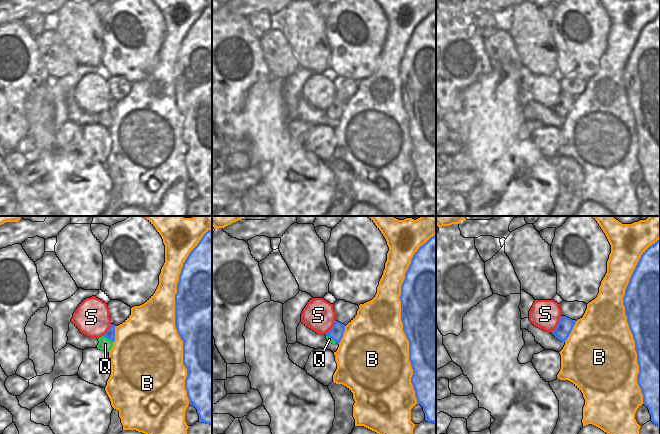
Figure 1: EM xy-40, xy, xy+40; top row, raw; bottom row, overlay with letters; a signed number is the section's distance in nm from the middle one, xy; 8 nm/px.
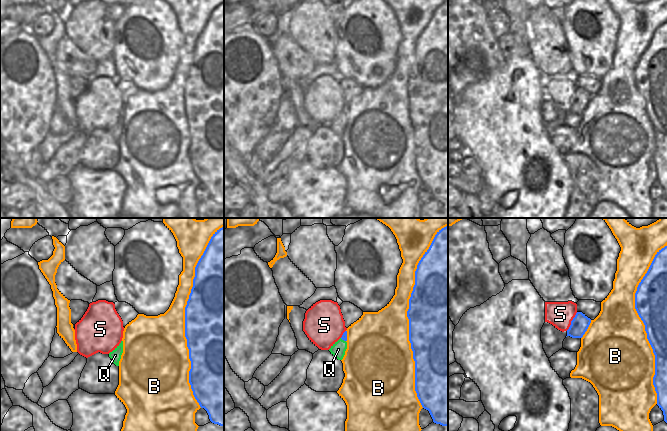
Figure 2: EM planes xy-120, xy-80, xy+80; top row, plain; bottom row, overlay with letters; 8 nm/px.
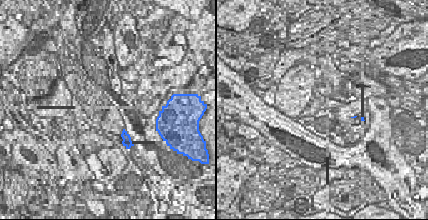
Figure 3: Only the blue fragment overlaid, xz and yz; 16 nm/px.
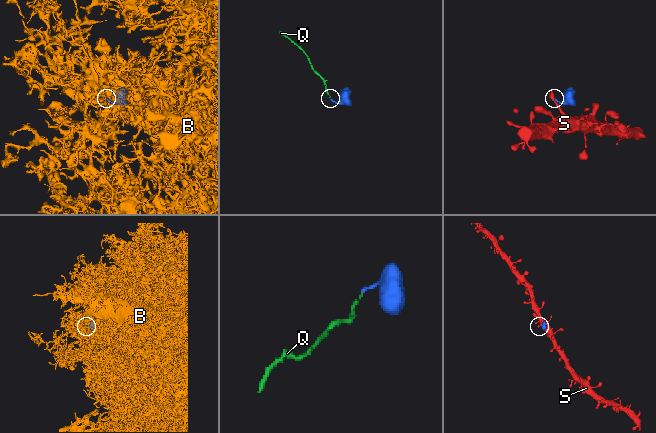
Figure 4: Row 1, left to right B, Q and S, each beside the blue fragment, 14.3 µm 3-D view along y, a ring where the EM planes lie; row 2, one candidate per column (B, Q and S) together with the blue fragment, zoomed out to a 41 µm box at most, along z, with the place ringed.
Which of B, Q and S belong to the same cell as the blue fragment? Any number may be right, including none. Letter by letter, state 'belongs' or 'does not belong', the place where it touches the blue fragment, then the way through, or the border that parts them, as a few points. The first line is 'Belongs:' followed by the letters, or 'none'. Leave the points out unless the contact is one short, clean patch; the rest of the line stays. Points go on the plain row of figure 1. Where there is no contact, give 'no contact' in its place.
Belongs: none
B: does not belong | xy-40 (175, 91)
Q: does not belong | xy-40 (108, 114) | along xy-40 (103, 111), (112, 118)
S: does not belong | xy+40 (558, 100)

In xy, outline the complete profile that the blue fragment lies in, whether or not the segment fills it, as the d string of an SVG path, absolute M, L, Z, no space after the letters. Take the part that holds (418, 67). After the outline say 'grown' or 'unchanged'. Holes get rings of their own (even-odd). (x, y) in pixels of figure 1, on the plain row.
M436 10L415 28L401 61L401 97L409 117L409 137L413 145L411 159L417 180L423 183L425 196L436 200Z | unchanged

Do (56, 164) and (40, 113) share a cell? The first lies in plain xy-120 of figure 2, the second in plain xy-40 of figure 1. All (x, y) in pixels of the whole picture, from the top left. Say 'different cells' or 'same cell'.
different cells

